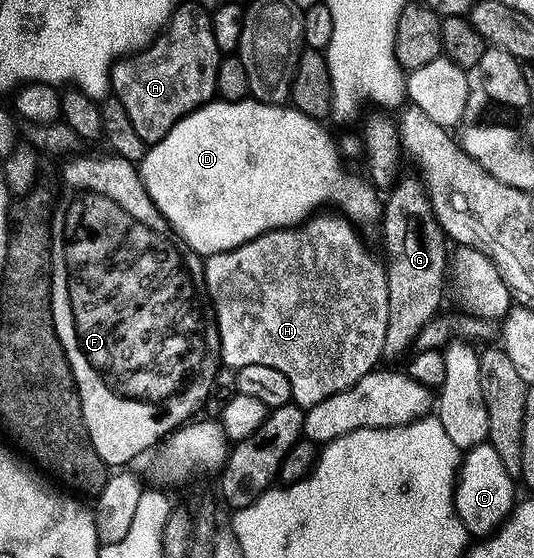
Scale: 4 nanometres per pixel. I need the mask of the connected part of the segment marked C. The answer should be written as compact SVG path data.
M483 444L465 451L454 484L454 510L464 524L467 535L485 540L506 521L516 505L514 482L515 475L510 474L508 468L504 468L504 460L500 460L496 448Z

